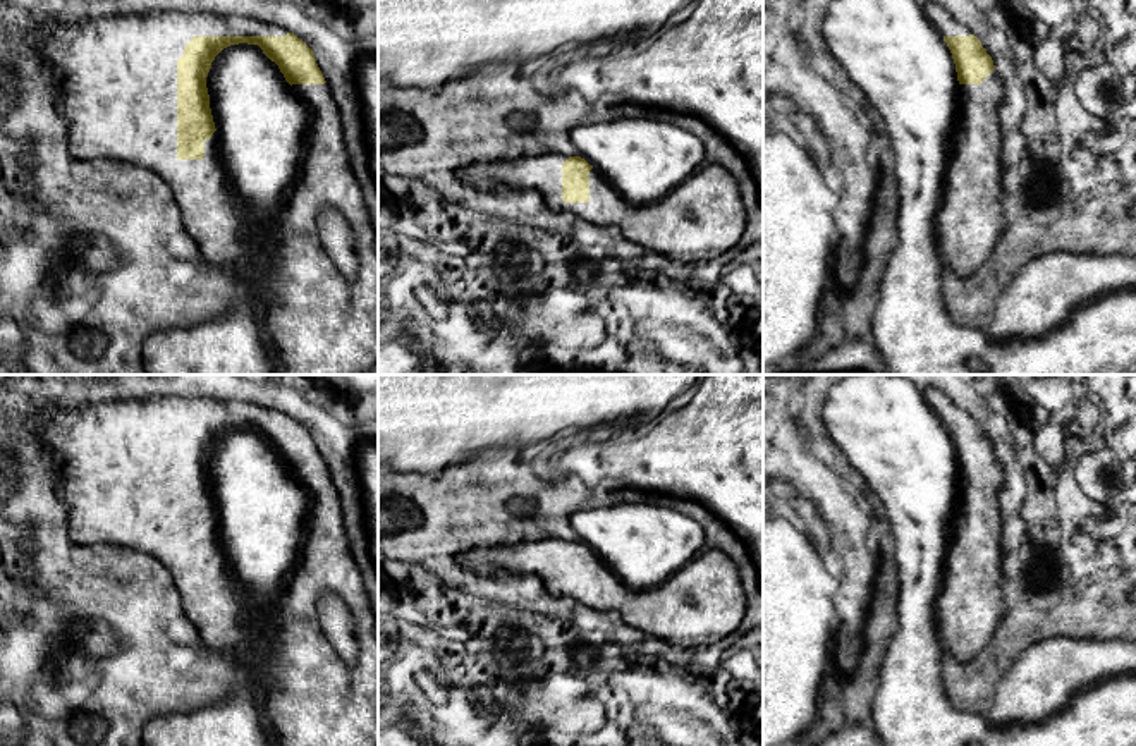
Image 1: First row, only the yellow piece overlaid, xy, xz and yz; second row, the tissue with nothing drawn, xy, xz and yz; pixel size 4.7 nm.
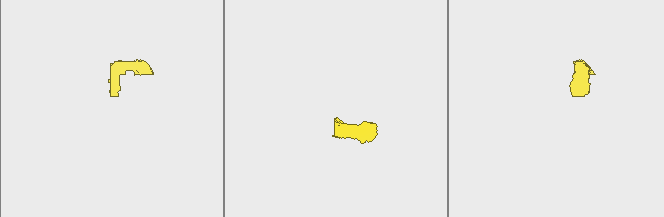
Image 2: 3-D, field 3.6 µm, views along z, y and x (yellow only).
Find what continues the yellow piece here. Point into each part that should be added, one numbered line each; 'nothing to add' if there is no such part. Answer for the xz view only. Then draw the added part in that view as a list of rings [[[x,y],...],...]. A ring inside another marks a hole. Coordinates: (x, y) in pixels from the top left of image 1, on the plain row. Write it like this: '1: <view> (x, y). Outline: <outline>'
1: xz (703, 602). Outline: [[[548,538],[505,547],[473,548],[455,555],[455,564],[483,576],[495,576],[500,571],[517,576],[534,574],[545,584],[547,593],[567,596],[598,612],[615,612],[627,626],[648,638],[657,638],[681,648],[710,646],[736,633],[746,615],[748,600],[741,576],[734,562],[722,550],[705,548],[667,581],[648,590],[626,586],[593,552],[589,555],[589,586],[564,588],[562,548],[565,545],[569,545],[567,540]]]

